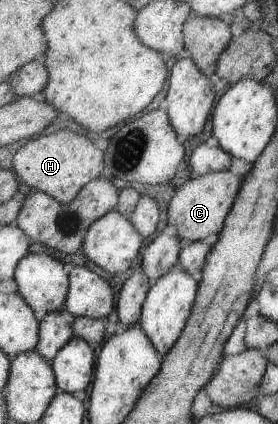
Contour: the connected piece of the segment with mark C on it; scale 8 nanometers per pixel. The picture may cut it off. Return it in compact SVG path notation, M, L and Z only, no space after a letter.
M230 171L207 173L185 182L177 190L168 206L167 230L177 235L184 244L216 239L226 224L227 215L234 208L239 191L242 189L244 176L235 176Z

